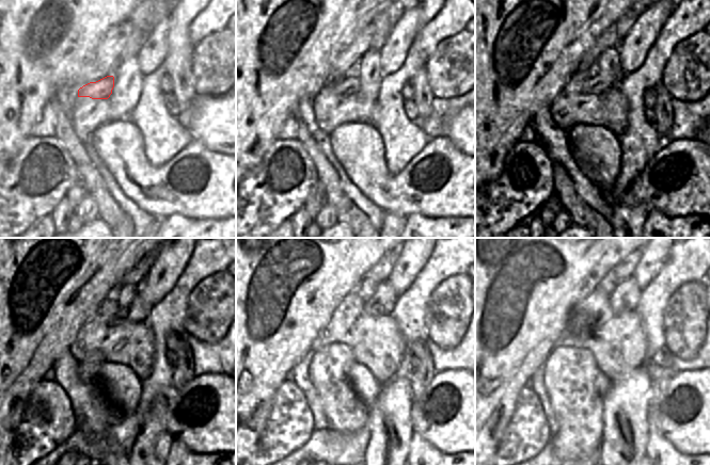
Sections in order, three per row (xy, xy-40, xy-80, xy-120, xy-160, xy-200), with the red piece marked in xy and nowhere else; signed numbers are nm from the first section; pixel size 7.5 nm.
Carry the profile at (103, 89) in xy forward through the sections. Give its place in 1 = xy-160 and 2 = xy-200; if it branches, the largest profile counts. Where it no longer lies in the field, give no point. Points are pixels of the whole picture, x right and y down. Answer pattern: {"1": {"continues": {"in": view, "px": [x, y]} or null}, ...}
{"1": {"continues": {"in": "xy-160", "px": [381, 303]}}, "2": {"continues": {"in": "xy-200", "px": [626, 295]}}}

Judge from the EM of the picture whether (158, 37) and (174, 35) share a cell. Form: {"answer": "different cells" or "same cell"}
{"answer": "different cells"}

